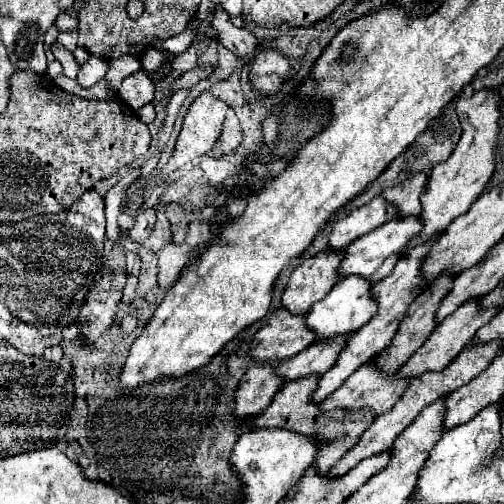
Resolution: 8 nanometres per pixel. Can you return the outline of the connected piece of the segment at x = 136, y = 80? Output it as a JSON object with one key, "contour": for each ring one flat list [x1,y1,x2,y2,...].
{"contour":[[143,69,127,75,119,87,119,95,121,99,131,107,131,109,139,109,145,103,153,101,153,93,155,93,155,81,149,77,149,73,145,73]]}

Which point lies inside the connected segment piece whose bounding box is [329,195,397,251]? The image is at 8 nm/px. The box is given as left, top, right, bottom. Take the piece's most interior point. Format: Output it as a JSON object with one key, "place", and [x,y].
{"place":[360,221]}

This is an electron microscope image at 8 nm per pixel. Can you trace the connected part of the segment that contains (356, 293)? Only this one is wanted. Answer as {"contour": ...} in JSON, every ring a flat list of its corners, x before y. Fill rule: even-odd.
{"contour":[[347,275,345,279,341,279,331,291,329,295,325,295,325,299,317,301,309,313,307,313,307,325,309,329,313,329,319,337,319,341,325,341,329,337,341,335,341,333,351,333,361,329,365,323,369,323,369,319,373,319,373,315,377,315,377,301,371,293,373,283,369,283,365,277,361,275]]}

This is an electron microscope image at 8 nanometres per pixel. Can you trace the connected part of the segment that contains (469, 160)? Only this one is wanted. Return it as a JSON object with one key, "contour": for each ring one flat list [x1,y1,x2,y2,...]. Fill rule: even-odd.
{"contour":[[481,89,481,91,475,91,471,97,459,97,455,111,459,115,463,135,461,135,455,151,451,153,451,157,447,161,435,165,435,169,431,171,427,191,421,197,421,205,423,205,421,219,425,219,425,231,421,231,421,235,417,235,417,239,413,239,413,243,409,243,409,249,429,241,435,233,443,233,449,227,449,223,457,215,463,215,487,187,487,183,495,171,501,101,503,99,497,89]]}

